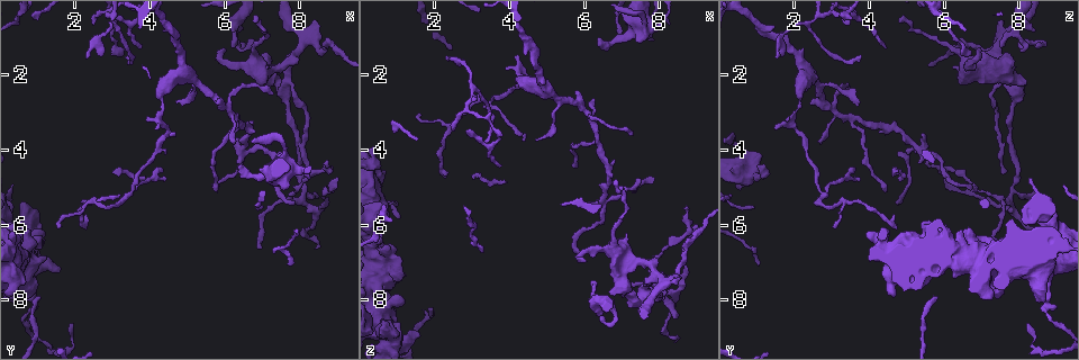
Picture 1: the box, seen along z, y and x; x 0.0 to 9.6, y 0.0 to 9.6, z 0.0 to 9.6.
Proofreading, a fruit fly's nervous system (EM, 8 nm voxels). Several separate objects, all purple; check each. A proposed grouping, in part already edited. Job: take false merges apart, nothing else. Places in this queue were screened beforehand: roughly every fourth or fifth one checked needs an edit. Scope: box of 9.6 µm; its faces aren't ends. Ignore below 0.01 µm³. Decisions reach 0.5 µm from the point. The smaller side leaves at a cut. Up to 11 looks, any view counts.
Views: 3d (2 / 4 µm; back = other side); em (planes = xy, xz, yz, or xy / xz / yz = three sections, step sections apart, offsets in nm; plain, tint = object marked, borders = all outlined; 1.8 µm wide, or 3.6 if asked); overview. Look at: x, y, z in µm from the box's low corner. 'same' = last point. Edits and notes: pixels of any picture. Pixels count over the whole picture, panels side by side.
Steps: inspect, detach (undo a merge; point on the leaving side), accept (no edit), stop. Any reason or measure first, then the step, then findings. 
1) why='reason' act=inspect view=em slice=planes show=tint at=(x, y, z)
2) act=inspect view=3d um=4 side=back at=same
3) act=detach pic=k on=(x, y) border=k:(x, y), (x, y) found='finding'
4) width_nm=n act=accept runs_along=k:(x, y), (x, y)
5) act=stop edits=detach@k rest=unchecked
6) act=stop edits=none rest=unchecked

why='a fork' act=inspect view=em slice=yz step=16 show=tint at=(6.55, 3.90, 5.30)

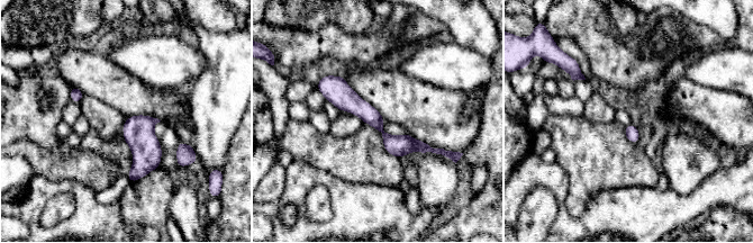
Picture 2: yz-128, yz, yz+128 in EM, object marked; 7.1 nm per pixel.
why='another direction' act=inspect view=em slice=xy step=8 show=borders at=same

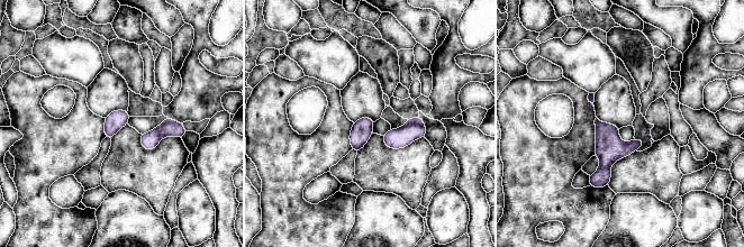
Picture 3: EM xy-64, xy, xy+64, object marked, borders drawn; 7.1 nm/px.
act=accept found='continuous, no second neuron'

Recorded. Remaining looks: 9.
why='sharp bend' act=inspect view=em slice=planes show=tint at=(7.60, 2.35, 7.95)

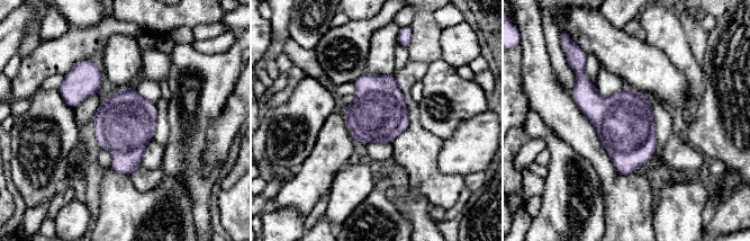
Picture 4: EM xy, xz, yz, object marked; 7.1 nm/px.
act=accept found='one neuron here'

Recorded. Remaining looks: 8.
why='sudden change in width' act=inspect view=3d um=2 side=back at=(6.25, 0.85, 8.00)

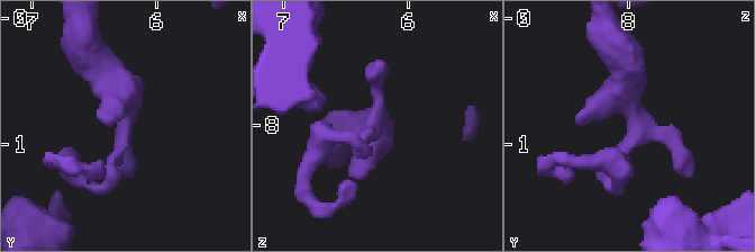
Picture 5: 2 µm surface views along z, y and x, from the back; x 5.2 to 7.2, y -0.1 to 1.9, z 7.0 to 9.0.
why='need the tissue' act=inspect view=em um=3.6 slice=yz step=16 show=tint at=(6.26, 0.84, 7.94)

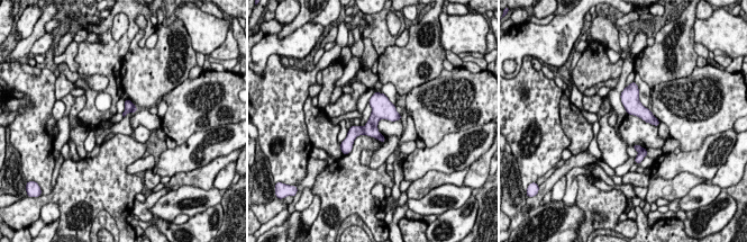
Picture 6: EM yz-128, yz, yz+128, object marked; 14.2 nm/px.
act=inspect view=em um=3.6 slice=planes show=tint at=same

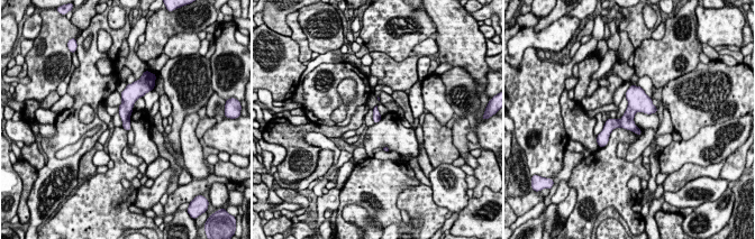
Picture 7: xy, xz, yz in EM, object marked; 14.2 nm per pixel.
act=accept runs_along=7:(637, 89), (635, 106), (605, 138) found='all the same neuron'

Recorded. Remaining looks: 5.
why='sharp bend' act=inspect view=em slice=xy step=16 show=tint at=(3.50, 0.55, 3.80)

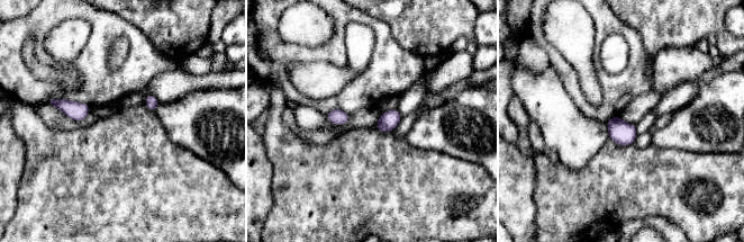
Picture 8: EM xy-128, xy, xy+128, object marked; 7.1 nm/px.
why='another direction' act=inspect view=em slice=planes show=tint at=same

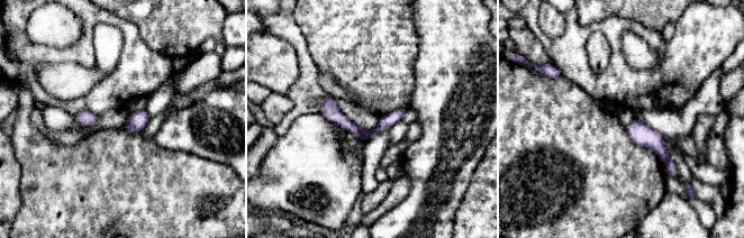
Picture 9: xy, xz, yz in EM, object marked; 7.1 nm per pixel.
width_nm=100 act=accept found='one neuron here'

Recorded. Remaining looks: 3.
why='closes a loop' act=inspect view=3d um=4 side=back at=(0.60, 6.90, 7.05)

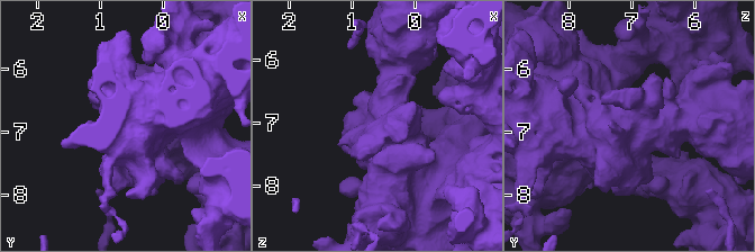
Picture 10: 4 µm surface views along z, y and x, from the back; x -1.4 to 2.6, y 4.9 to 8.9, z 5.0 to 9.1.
why='now the EM' act=inspect view=em um=3.6 slice=xy step=4 show=tint at=same

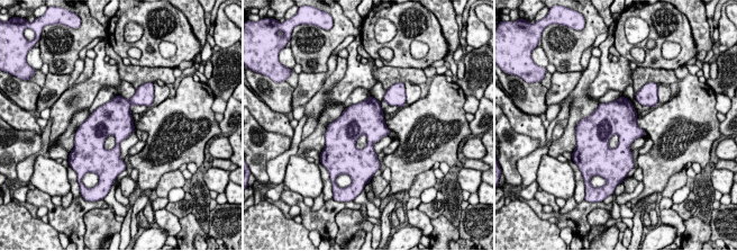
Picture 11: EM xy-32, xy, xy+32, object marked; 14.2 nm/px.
why='another direction' act=inspect view=em um=3.6 slice=planes show=tint at=same

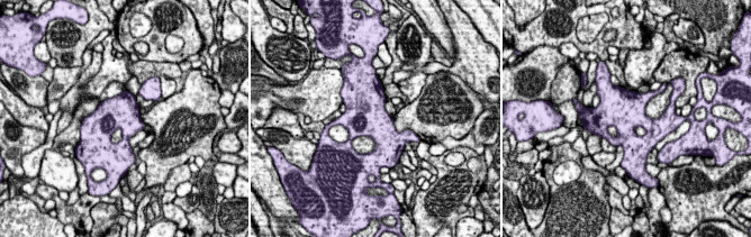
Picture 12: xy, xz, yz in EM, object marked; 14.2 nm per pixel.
width_nm=500 act=accept found='all the same neuron'

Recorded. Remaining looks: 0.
act=stop edits=none rest=unchecked

